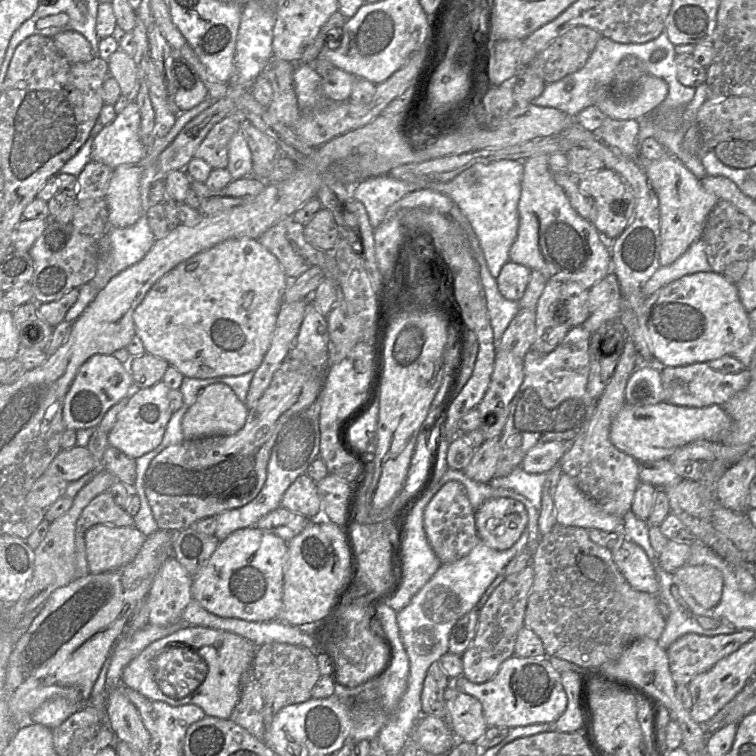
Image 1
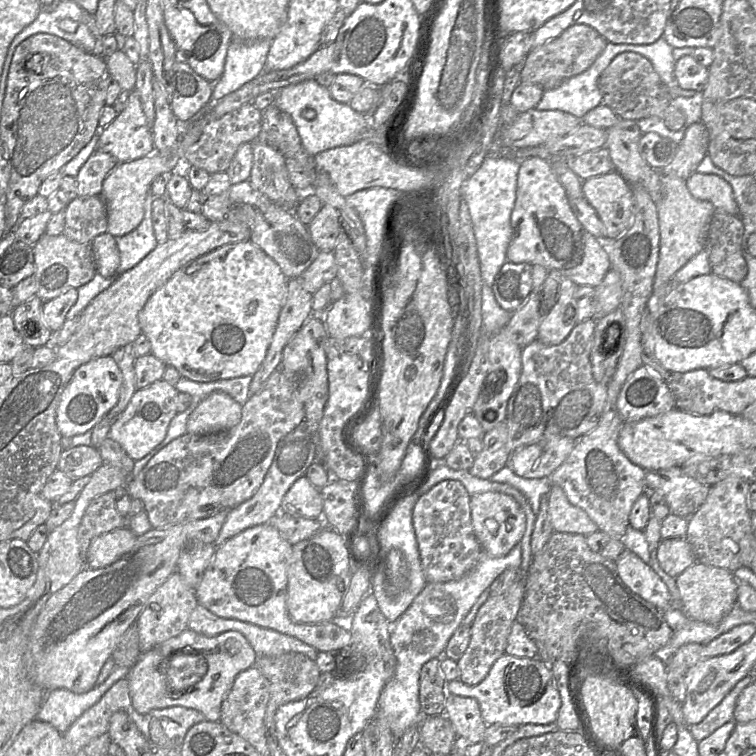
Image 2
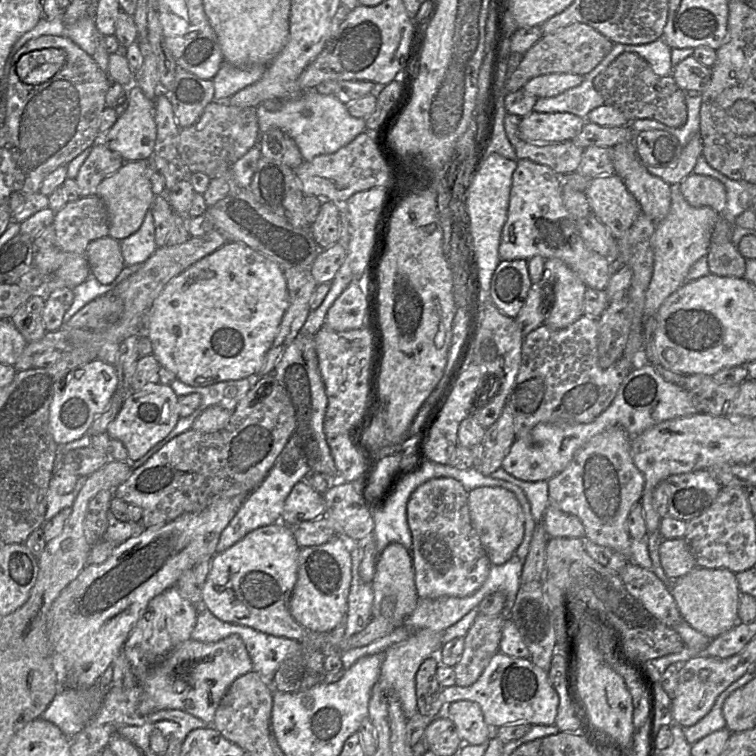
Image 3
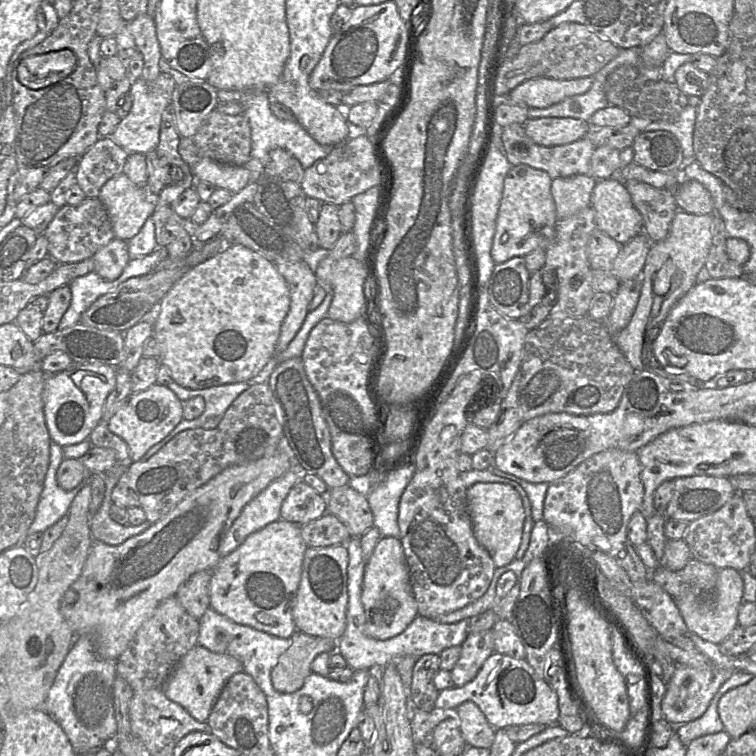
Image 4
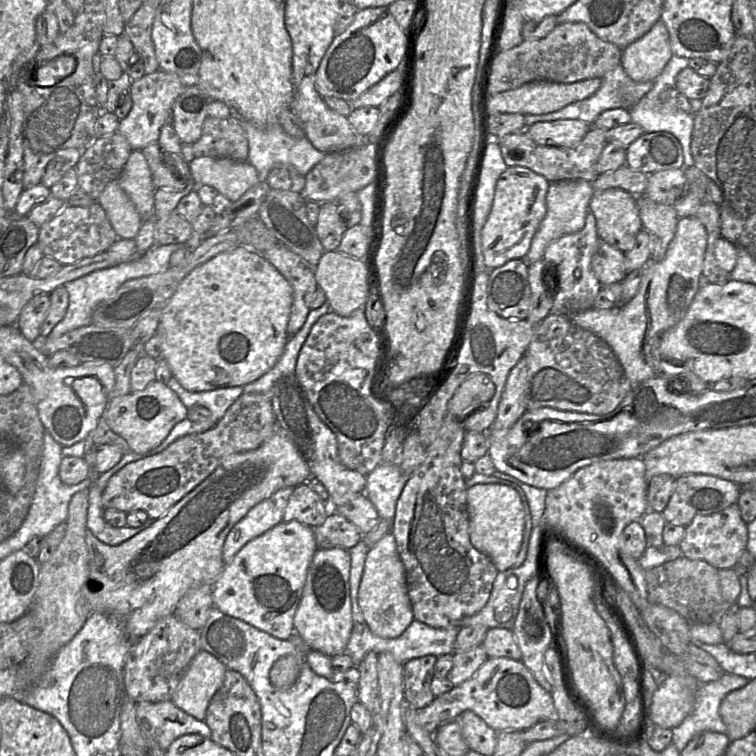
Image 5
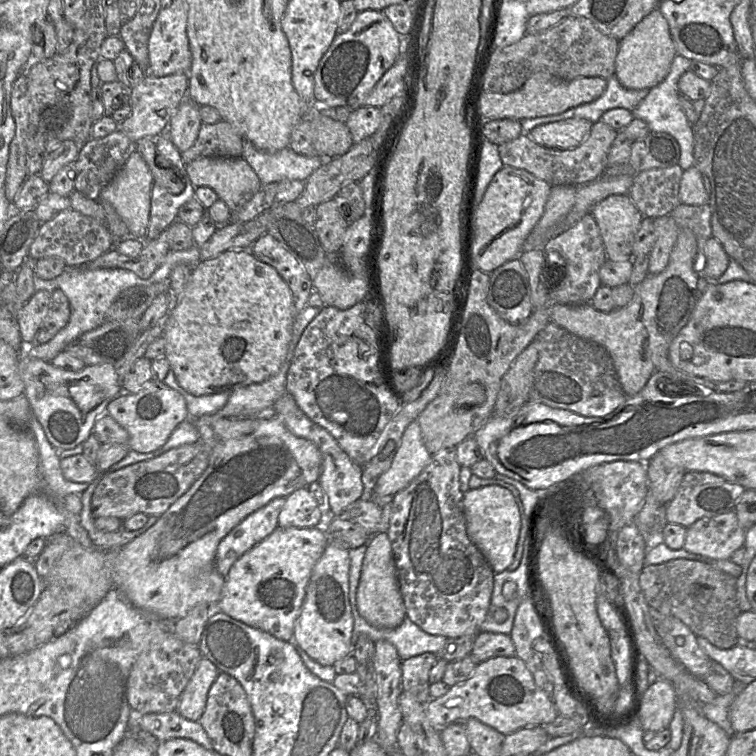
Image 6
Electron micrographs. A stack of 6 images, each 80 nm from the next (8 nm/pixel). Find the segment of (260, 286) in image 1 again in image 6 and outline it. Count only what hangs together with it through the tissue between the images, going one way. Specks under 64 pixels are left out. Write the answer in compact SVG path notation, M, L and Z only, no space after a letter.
M229 249L192 266L183 293L167 315L164 356L178 384L195 396L261 383L274 376L286 360L296 316L291 289L277 270L255 257L251 249Z

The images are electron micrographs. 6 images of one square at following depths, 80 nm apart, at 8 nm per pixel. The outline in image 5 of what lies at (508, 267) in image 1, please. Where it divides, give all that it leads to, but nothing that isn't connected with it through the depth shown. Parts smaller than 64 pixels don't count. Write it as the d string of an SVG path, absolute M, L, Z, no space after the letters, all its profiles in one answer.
M525 258L512 259L503 266L489 270L487 305L500 317L508 320L527 319L530 294Z

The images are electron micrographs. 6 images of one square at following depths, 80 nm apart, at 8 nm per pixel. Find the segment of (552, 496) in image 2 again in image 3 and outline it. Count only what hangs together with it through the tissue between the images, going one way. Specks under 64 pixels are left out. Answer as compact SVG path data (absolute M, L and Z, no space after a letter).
M549 504L545 510L542 524L549 537L583 538L585 529L581 520Z

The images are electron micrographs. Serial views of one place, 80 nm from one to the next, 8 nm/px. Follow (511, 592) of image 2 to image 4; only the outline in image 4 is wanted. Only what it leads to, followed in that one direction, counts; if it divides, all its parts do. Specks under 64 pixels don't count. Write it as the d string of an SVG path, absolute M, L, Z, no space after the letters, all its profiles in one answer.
M492 629L469 633L461 645L460 657L450 672L455 686L464 686L472 681L494 652Z

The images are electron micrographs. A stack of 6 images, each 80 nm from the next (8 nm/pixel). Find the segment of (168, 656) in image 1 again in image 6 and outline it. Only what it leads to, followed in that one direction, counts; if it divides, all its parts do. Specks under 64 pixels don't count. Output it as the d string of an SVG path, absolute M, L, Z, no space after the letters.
M202 657L184 688L176 711L184 718L198 721L205 709L209 689L220 671L207 658Z

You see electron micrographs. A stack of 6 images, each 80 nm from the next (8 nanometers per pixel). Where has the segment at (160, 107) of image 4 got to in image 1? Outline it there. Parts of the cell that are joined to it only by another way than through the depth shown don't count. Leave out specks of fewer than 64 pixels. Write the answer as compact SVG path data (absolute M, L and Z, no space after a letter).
M134 99L116 115L116 118L104 126L92 143L91 160L100 162L112 169L124 164L139 164L146 156L147 149L140 139L140 110Z

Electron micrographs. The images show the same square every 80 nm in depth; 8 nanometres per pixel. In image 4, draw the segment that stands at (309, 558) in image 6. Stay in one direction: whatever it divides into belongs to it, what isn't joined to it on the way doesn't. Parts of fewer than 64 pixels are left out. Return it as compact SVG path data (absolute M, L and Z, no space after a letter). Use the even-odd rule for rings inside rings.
M279 519L275 522L272 522L262 529L251 533L244 542L237 547L230 554L223 556L219 559L218 563L210 570L210 587L209 587L209 596L210 596L210 608L219 613L220 615L226 617L227 619L240 624L252 627L258 631L265 632L272 636L279 638L290 638L296 631L296 626L292 617L292 608L295 601L296 593L299 587L301 572L302 572L302 562L304 558L304 553L308 546L304 542L301 535L301 525L284 521ZM269 616L273 619L272 623L263 623L259 620L259 617Z

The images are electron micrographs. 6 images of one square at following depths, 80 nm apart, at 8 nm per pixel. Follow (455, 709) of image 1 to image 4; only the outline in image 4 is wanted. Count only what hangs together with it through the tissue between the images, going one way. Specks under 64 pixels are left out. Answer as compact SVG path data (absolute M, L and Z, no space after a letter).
M465 701L457 707L456 718L459 721L460 731L468 747L490 749L493 744L496 731L498 729L502 729L492 727L480 708L472 701Z

